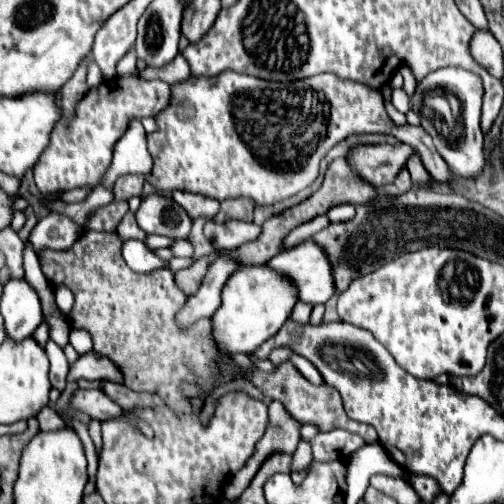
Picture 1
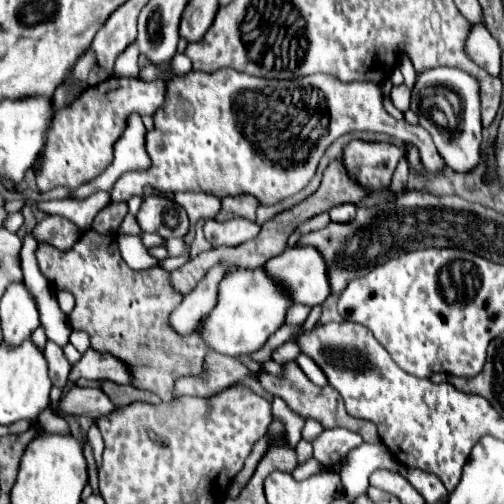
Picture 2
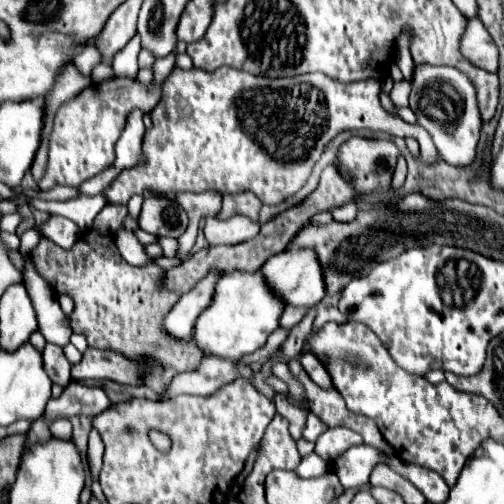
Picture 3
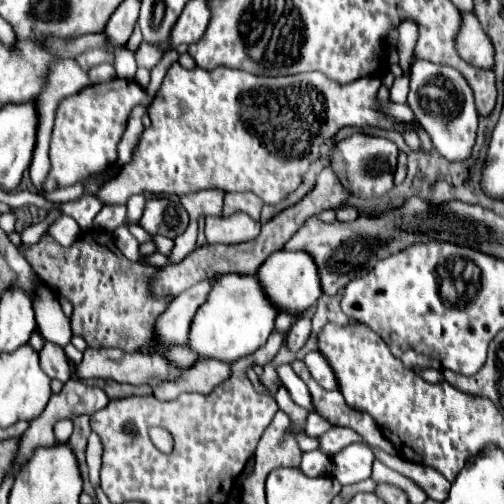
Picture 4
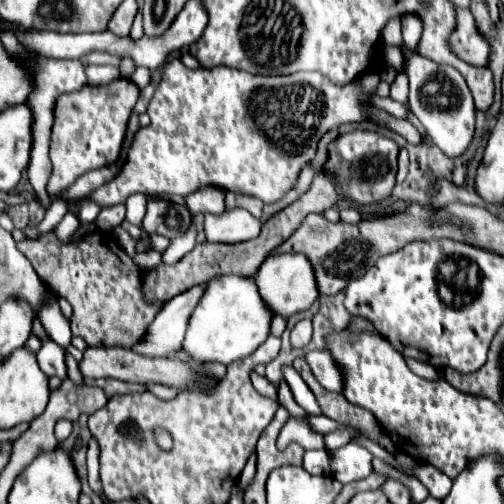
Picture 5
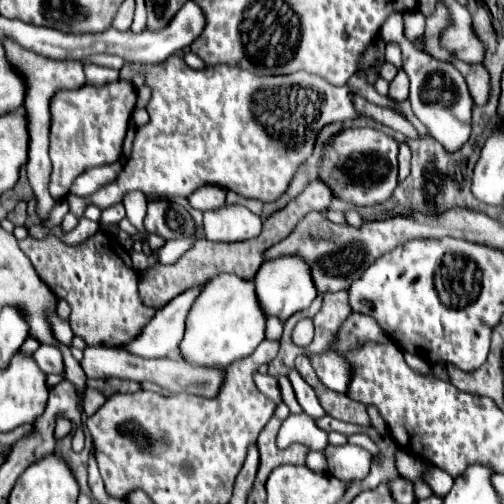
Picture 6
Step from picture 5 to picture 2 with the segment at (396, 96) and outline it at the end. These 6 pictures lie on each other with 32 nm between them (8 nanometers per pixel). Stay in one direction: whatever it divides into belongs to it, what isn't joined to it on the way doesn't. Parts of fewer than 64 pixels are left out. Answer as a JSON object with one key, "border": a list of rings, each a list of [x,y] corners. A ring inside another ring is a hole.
{"border":[[[402,84],[402,86],[394,86],[392,92],[390,92],[390,98],[392,98],[392,104],[400,110],[400,112],[406,112],[408,106],[410,106],[410,90]]]}

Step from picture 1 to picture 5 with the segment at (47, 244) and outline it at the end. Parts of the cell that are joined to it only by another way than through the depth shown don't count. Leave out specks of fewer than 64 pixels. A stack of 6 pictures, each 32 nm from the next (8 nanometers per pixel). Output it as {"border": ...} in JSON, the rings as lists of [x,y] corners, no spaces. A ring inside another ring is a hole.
{"border":[[[66,214],[60,224],[52,230],[52,234],[58,238],[63,244],[69,244],[71,236],[76,232],[79,227],[79,222],[76,216],[72,214]]]}

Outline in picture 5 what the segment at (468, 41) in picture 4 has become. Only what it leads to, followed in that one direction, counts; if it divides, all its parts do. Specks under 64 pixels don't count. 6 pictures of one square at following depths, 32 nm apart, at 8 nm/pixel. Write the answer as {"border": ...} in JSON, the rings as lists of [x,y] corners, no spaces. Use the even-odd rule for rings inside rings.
{"border":[[[456,8],[456,18],[460,20],[460,24],[456,28],[456,34],[452,34],[454,52],[468,64],[488,66],[490,46],[488,40],[478,30],[474,16],[470,14],[470,10]]]}

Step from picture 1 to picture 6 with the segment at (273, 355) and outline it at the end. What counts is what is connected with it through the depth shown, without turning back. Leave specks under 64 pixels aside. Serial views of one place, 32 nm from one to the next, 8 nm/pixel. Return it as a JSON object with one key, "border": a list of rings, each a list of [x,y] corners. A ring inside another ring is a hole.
{"border":[[[302,318],[298,324],[296,324],[291,339],[294,344],[298,346],[307,346],[310,344],[314,336],[314,325],[310,318]]]}

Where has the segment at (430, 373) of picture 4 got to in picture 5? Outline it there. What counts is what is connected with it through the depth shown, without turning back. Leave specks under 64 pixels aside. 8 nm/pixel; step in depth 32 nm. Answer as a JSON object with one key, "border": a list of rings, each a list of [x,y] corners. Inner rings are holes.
{"border":[[[408,358],[406,363],[410,370],[420,377],[428,380],[436,380],[439,378],[437,369],[435,369],[433,366],[430,366],[430,364],[424,364],[424,362],[420,362],[412,358]]]}

